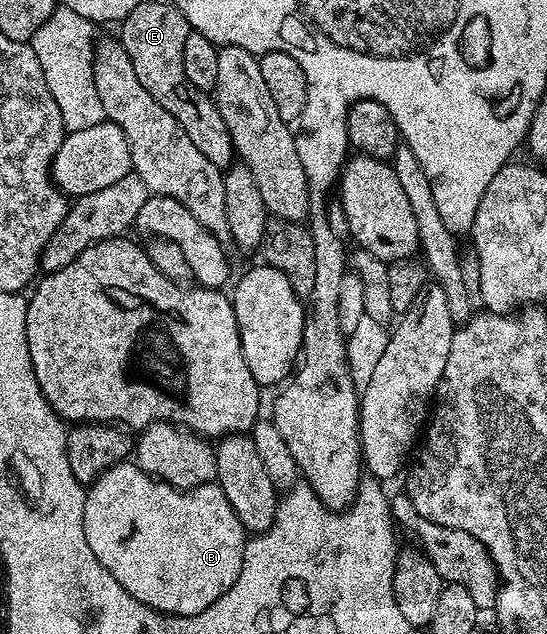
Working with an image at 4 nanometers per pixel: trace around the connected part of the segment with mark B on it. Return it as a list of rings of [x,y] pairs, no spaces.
[[[124,461],[111,467],[99,476],[94,483],[86,488],[87,500],[83,506],[83,528],[85,529],[85,541],[89,541],[89,549],[97,557],[97,561],[109,574],[137,601],[141,601],[146,607],[152,607],[154,611],[162,611],[165,615],[199,615],[213,601],[220,599],[227,590],[237,581],[241,573],[241,561],[243,560],[243,545],[245,542],[245,532],[237,513],[233,513],[233,505],[229,505],[229,497],[219,488],[218,482],[212,481],[203,483],[200,487],[193,487],[190,491],[180,491],[178,487],[171,487],[168,483],[161,483],[154,479],[152,475],[147,475],[134,462]]]

